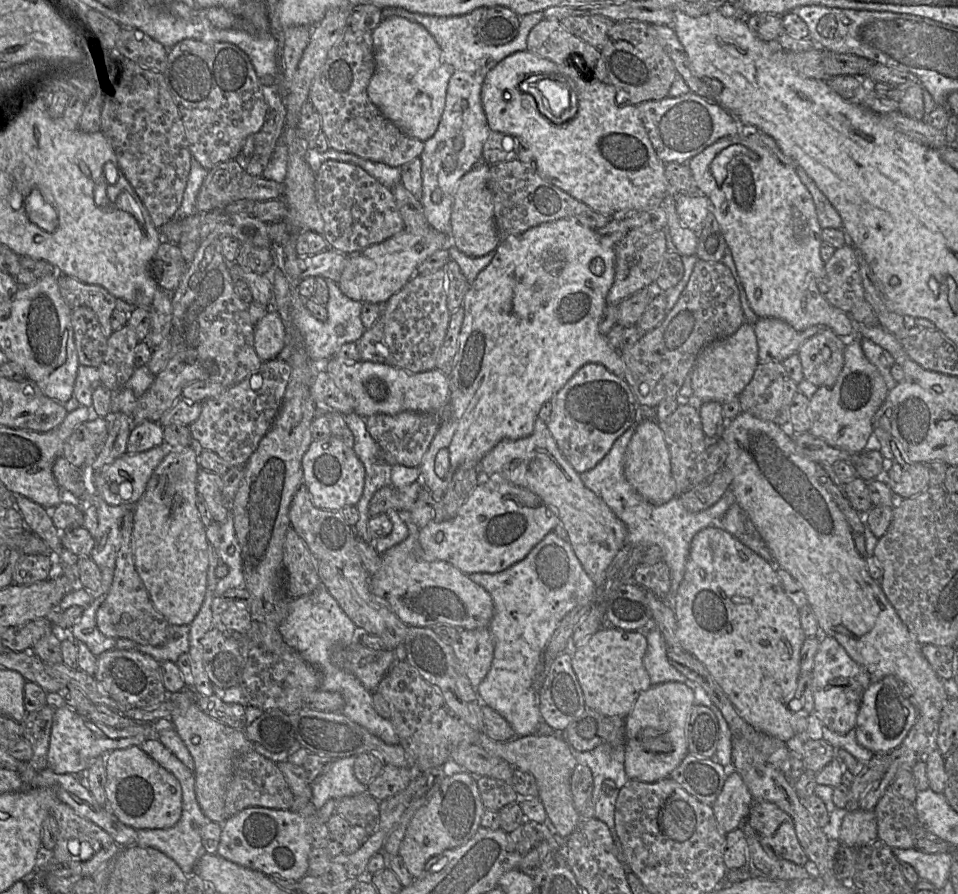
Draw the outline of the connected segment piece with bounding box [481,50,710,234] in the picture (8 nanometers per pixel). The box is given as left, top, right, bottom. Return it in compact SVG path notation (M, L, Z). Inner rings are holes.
M518 51L515 52L506 58L504 58L502 61L500 61L497 65L495 65L485 76L485 79L482 84L481 89L481 103L483 106L483 110L485 112L488 126L491 131L495 132L501 132L503 134L511 135L513 137L516 137L520 141L520 148L518 151L517 159L521 161L525 165L530 165L531 168L545 181L551 183L552 185L558 187L559 189L563 190L567 194L569 194L571 197L575 198L576 200L584 203L589 208L594 210L595 212L598 212L600 214L606 215L606 216L623 216L625 214L629 214L632 212L637 211L647 211L652 210L657 207L660 207L661 202L667 195L673 195L675 197L676 201L676 211L677 215L681 221L681 223L691 231L695 232L696 234L700 234L703 226L704 221L710 211L710 201L709 199L702 195L687 195L683 193L676 193L674 192L666 177L665 177L665 165L664 163L658 158L651 141L648 137L647 131L640 119L639 112L637 105L630 105L630 104L620 104L617 101L617 92L616 88L609 84L608 82L602 82L598 80L590 80L586 77L584 77L580 71L573 67L572 65L558 65L554 63L553 61L540 57L534 53L531 53L530 51ZM536 77L544 77L544 78L551 78L558 81L562 81L566 83L571 90L571 102L572 107L576 107L576 114L575 116L569 120L568 122L555 122L551 118L547 117L546 115L543 115L538 110L537 103L532 95L530 95L527 92L524 92L520 89L520 84L522 82L525 82L526 80L530 80L528 83L531 83L531 80L533 80Z

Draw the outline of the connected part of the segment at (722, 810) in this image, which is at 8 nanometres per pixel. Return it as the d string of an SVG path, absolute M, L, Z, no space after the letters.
M728 770L723 788L712 804L717 822L726 833L746 821L754 799L742 776L735 770Z

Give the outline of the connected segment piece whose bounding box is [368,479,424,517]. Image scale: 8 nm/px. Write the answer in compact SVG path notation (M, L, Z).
M421 479L402 488L395 488L392 485L384 486L371 499L369 515L377 516L390 509L410 511L423 488Z

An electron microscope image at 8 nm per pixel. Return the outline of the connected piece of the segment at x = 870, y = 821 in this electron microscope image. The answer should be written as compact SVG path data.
M849 809L841 825L840 839L853 848L868 845L878 839L874 810Z

